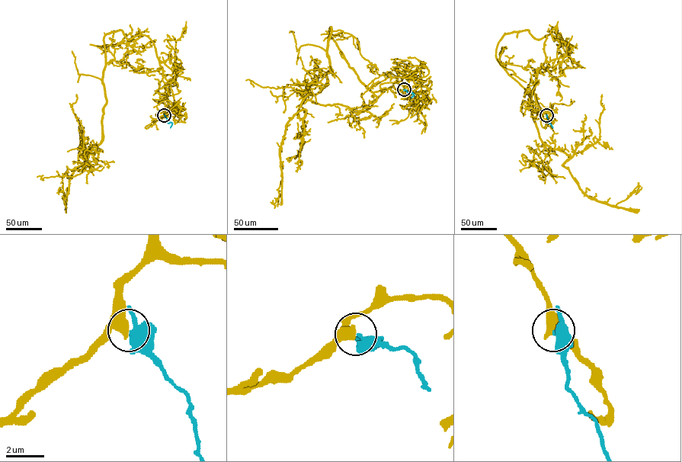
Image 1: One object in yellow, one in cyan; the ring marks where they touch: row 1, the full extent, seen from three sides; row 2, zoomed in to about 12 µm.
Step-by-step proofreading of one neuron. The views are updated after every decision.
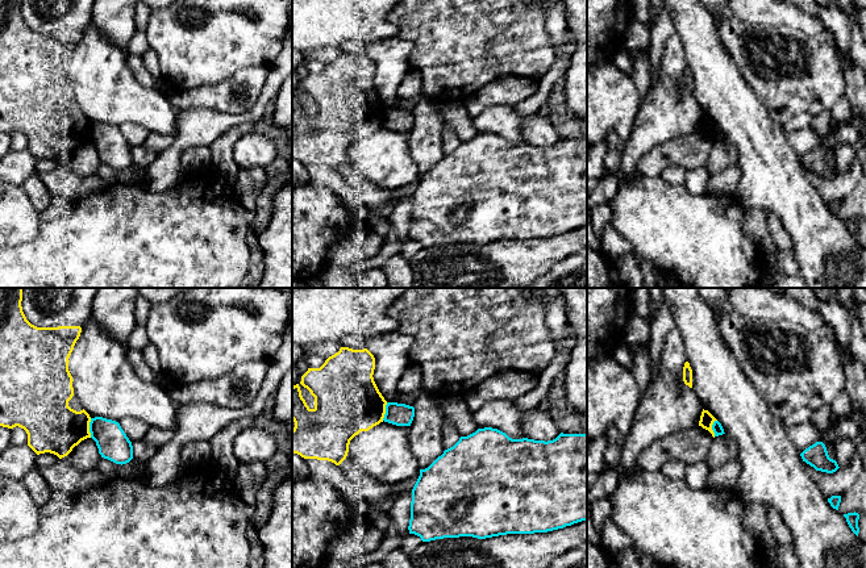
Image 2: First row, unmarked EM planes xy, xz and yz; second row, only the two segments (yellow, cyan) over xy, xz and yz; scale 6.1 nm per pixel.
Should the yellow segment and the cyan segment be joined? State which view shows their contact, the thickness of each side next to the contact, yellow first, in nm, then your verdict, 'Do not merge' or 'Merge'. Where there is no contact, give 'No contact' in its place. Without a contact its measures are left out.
Touches yellow in xy. Thickness 320 nm (yellow) against 190 nm. Do not merge

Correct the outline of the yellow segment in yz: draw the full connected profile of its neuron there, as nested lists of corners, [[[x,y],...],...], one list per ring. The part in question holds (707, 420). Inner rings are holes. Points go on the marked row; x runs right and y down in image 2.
[[[703,409],[701,415],[700,415],[700,421],[699,421],[699,426],[708,430],[713,438],[715,438],[715,433],[712,430],[712,425],[715,421],[717,421],[717,419],[708,410]]]

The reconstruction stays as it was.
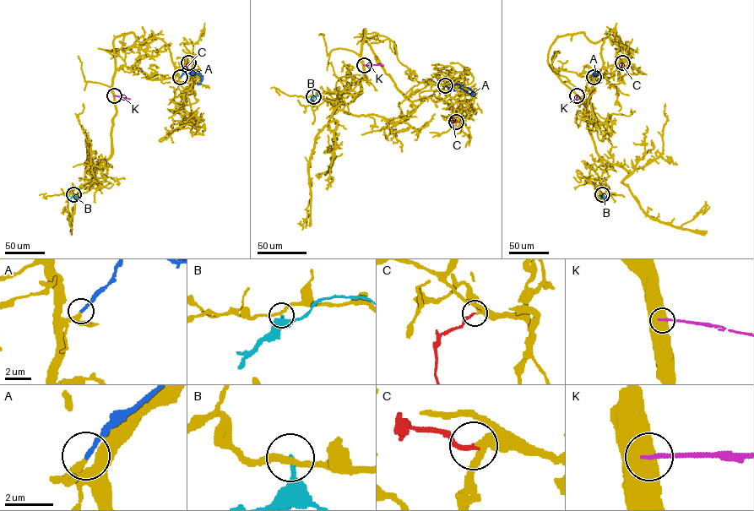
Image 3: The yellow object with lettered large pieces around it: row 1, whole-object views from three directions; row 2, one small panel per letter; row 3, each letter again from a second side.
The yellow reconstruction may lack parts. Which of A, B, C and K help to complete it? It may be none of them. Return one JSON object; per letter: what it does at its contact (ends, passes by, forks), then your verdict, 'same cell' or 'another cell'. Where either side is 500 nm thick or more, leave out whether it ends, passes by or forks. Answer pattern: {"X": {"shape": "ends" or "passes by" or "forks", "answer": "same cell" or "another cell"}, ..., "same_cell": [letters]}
{"A": {"shape": "ends", "answer": "another cell"}, "B": {"shape": "ends", "answer": "another cell"}, "C": {"shape": "ends", "answer": "same cell"}, "K": {"answer": "another cell"}, "same_cell": ["C"]}

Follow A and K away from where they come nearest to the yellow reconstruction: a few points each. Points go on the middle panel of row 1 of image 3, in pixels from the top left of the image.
A: (445, 85), (448, 89), (458, 84), (469, 94), (474, 94), (468, 88)
K: (363, 65), (383, 65)

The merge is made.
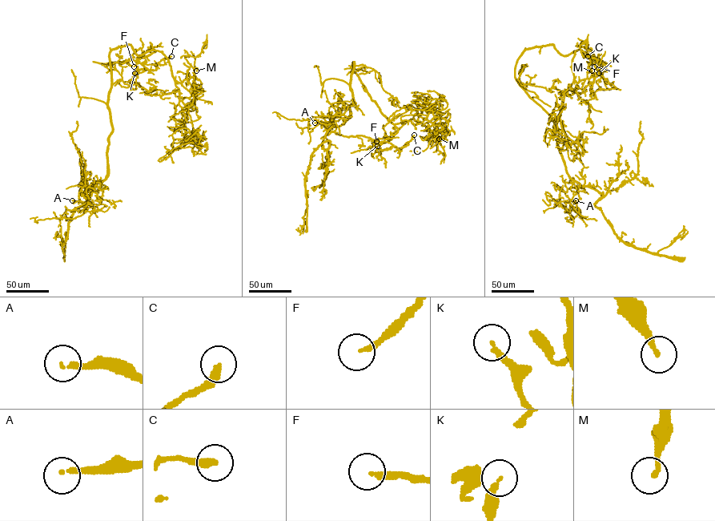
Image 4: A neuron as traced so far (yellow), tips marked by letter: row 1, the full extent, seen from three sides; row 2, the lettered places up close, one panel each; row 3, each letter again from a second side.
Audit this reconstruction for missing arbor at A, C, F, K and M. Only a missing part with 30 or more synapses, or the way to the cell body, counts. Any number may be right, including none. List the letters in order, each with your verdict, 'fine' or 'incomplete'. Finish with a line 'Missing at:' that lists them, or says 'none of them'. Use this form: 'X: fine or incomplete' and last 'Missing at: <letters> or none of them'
A: incomplete
C: fine
F: incomplete
K: fine
M: fine
Missing at: A, F

